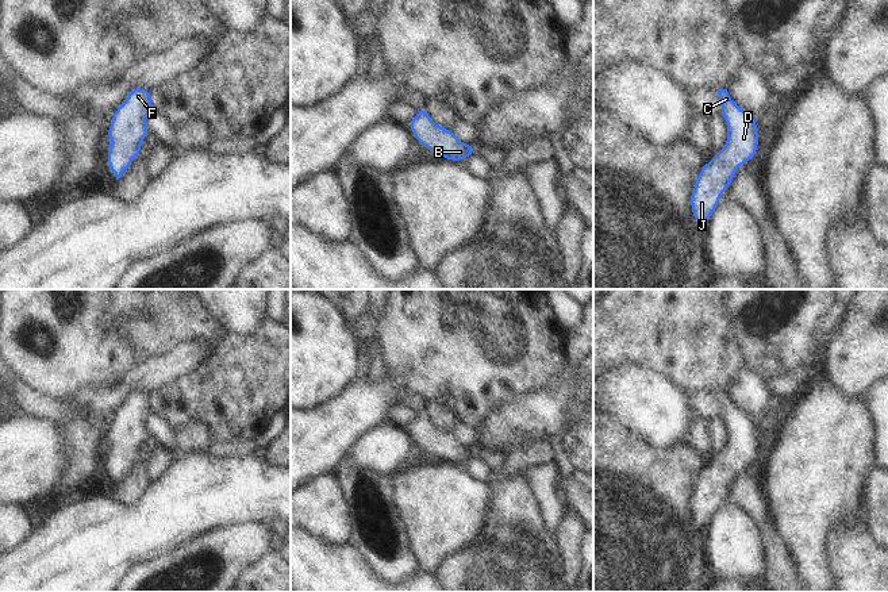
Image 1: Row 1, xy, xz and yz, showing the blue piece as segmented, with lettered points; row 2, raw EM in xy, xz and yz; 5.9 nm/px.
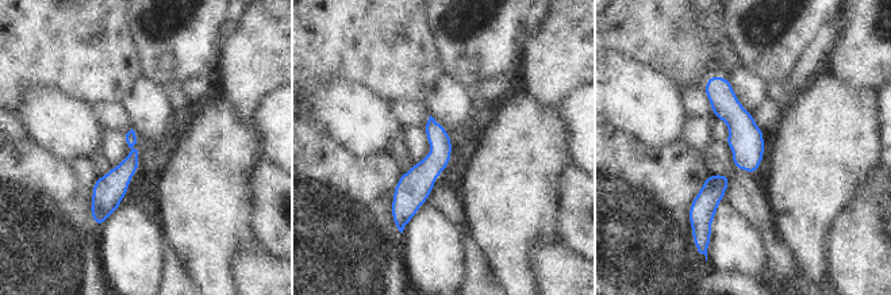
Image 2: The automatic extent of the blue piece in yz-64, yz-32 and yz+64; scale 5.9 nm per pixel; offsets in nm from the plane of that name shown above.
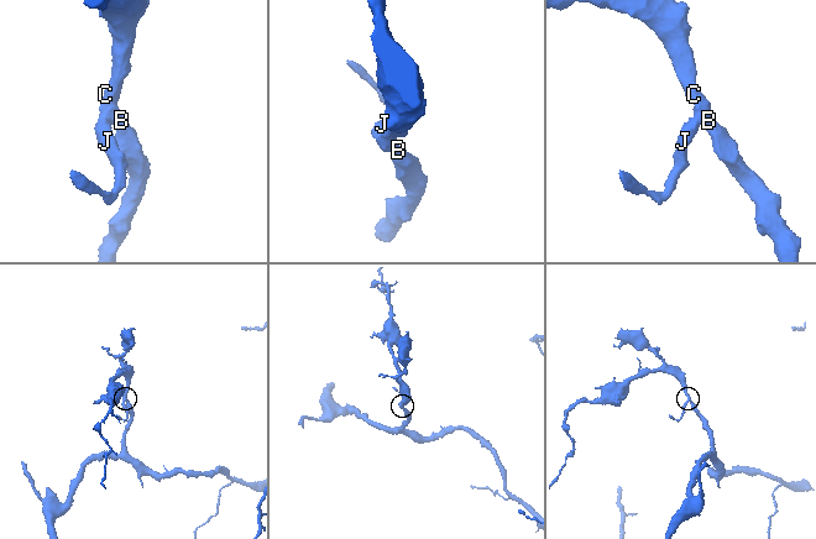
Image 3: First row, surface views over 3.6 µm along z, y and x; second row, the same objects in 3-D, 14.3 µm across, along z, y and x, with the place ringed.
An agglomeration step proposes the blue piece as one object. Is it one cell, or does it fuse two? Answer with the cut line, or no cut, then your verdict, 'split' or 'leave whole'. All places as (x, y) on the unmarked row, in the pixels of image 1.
no cut; leave whole

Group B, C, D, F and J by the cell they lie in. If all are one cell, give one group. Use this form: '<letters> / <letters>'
B C D F J

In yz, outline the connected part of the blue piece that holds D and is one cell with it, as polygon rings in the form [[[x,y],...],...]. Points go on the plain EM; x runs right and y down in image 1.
[[[727,392],[716,393],[720,400],[720,418],[727,426],[724,451],[718,454],[711,465],[706,465],[695,484],[691,497],[691,512],[701,531],[706,531],[711,516],[719,508],[719,499],[733,485],[741,468],[754,462],[758,451],[757,422],[735,408]]]

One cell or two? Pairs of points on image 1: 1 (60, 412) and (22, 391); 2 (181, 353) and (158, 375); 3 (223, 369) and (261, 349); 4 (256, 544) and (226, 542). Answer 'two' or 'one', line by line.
1: one
2: one
3: one
4: one

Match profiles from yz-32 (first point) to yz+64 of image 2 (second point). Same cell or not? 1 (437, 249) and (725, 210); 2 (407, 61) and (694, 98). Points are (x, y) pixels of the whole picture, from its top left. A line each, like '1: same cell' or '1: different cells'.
1: same cell
2: different cells

